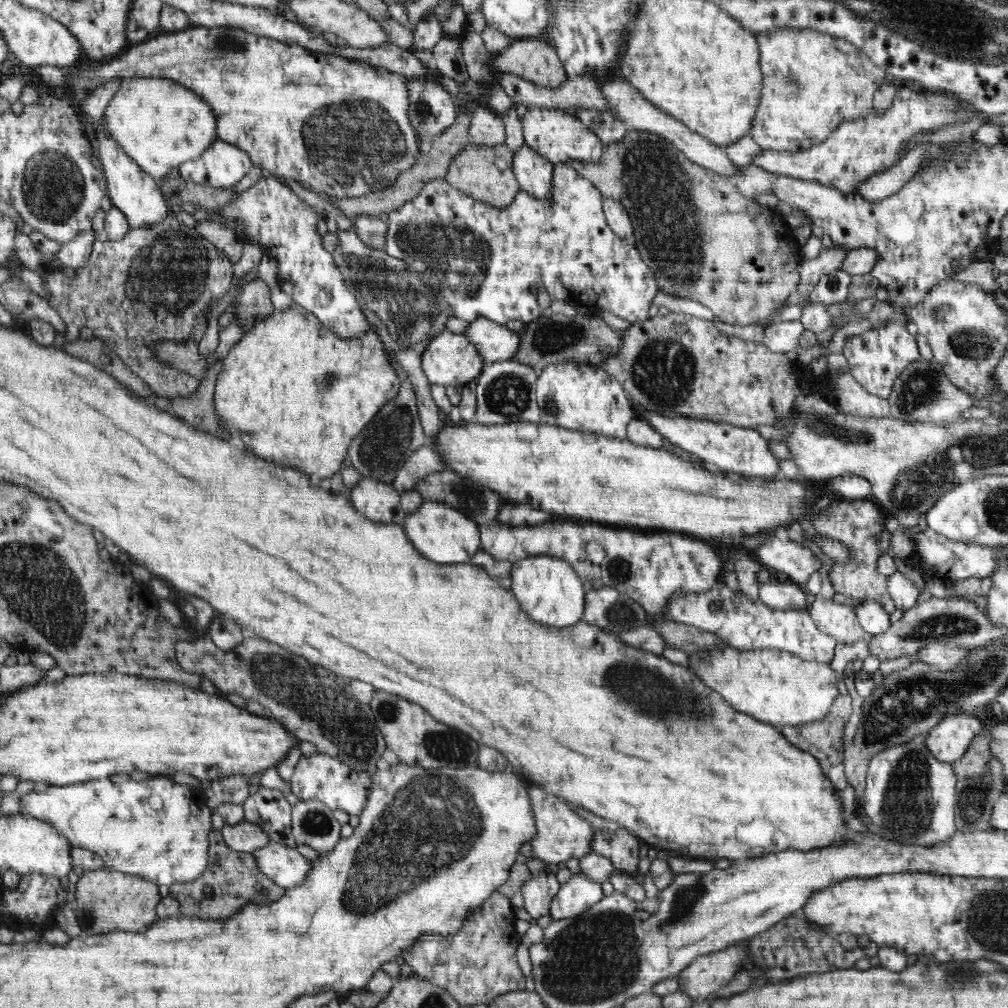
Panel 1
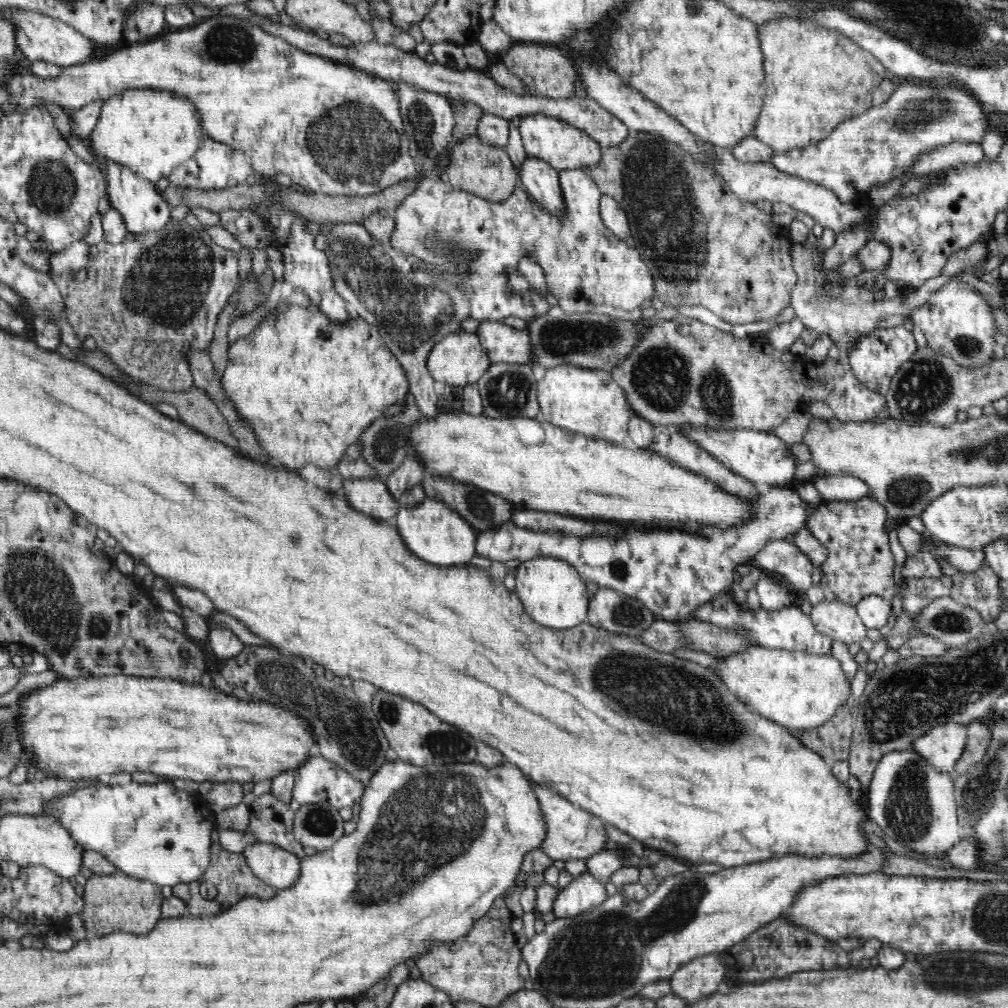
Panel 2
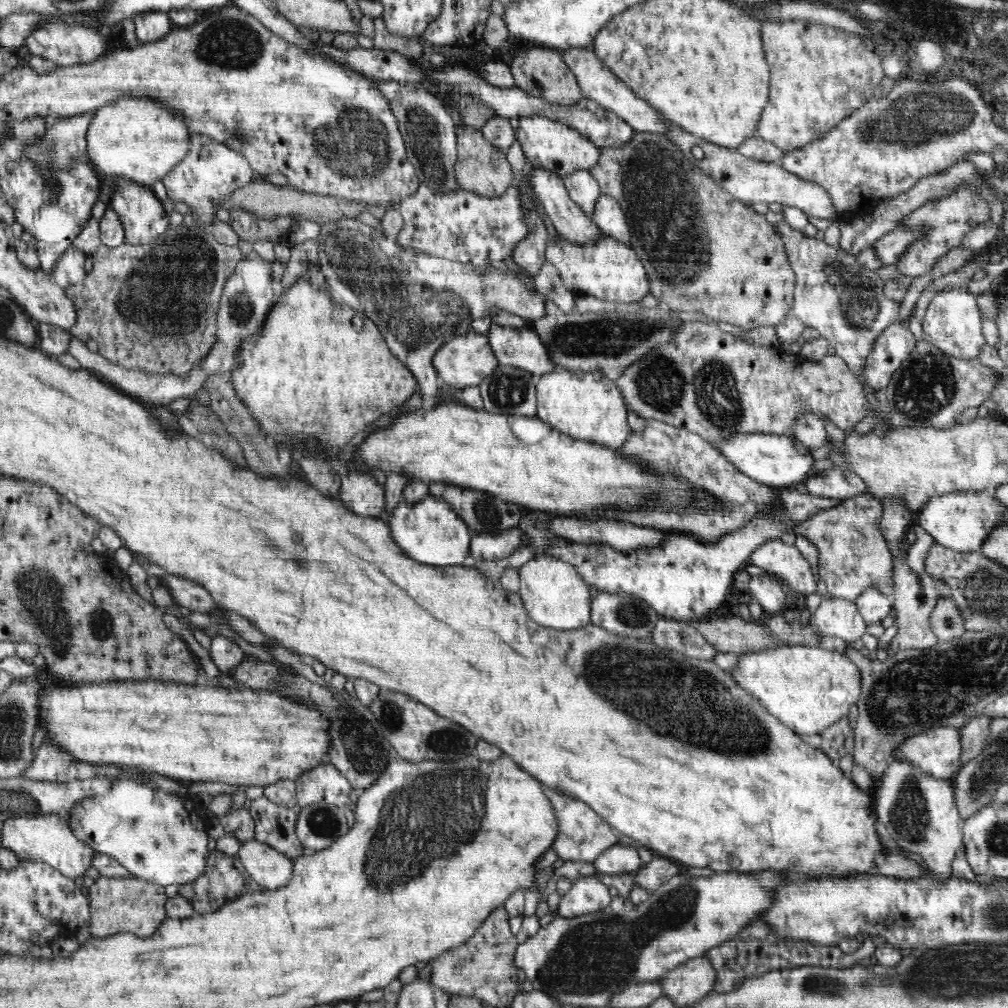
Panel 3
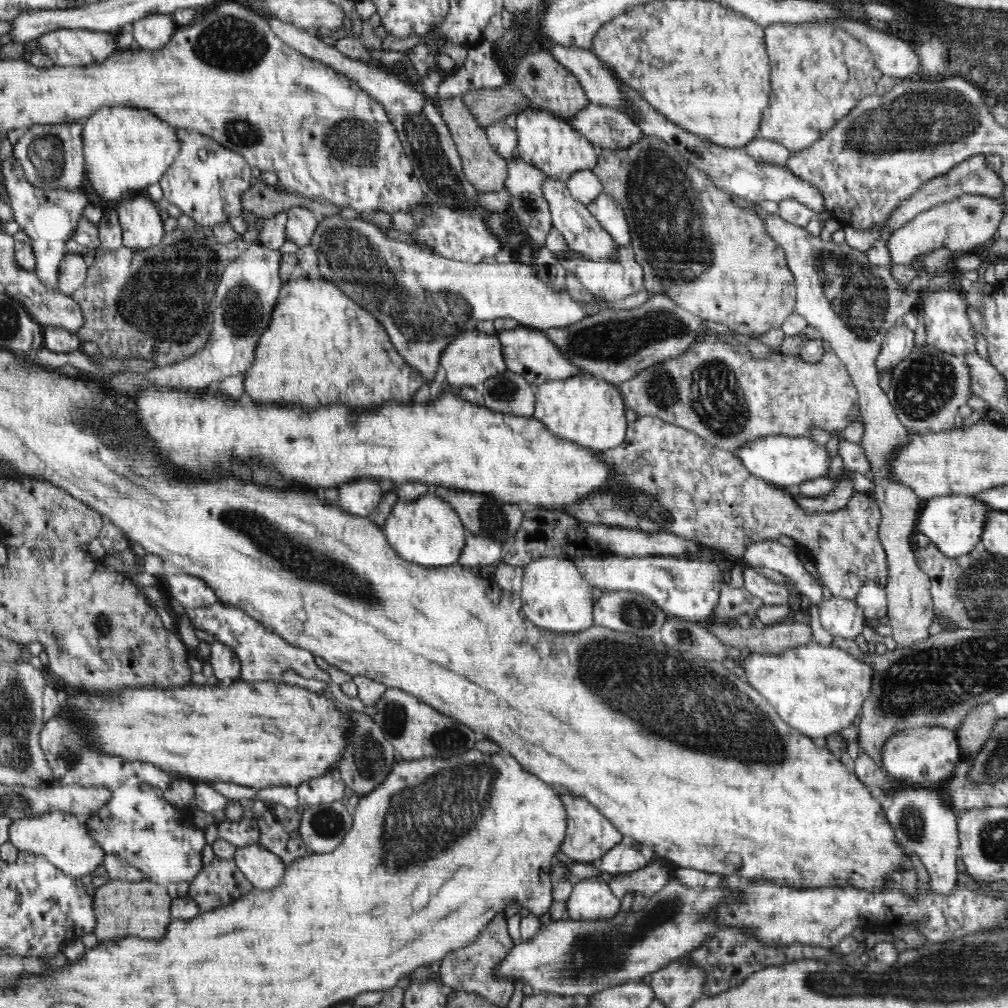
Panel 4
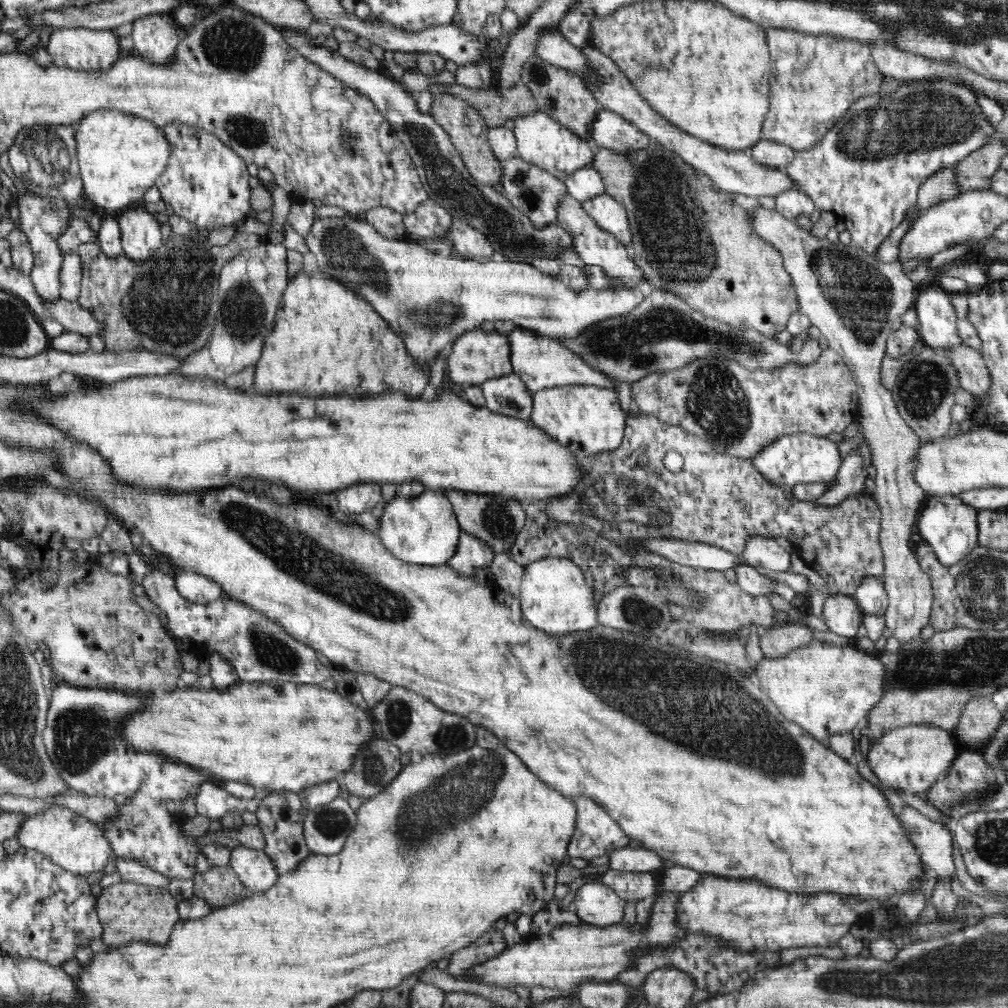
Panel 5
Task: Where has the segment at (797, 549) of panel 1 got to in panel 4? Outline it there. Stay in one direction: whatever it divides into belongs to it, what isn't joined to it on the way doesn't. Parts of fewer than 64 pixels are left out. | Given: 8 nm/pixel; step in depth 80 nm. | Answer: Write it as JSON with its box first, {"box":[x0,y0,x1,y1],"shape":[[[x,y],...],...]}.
{"box":[743,539,824,606],"shape":[[[778,539],[754,541],[748,544],[743,554],[750,567],[766,567],[786,577],[812,604],[818,606],[824,599],[822,587],[804,567],[798,553],[781,544]]]}

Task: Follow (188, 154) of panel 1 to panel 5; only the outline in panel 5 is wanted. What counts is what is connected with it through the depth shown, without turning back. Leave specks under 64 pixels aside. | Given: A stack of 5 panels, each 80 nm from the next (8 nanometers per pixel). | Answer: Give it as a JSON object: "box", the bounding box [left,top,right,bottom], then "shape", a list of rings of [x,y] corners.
{"box":[74,109,170,215],"shape":[[[100,109],[91,112],[76,124],[74,137],[84,198],[92,209],[100,208],[110,215],[118,215],[135,202],[141,202],[146,190],[154,186],[156,178],[164,172],[170,158],[170,143],[160,127],[138,115],[122,111]]]}

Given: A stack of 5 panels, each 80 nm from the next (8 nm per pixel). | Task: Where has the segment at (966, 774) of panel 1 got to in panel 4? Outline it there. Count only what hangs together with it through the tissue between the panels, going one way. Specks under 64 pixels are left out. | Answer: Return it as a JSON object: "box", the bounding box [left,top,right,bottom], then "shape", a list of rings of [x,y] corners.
{"box":[956,702,998,758],"shape":[[[984,702],[974,706],[956,730],[963,758],[973,757],[990,738],[995,722],[998,721],[993,705]]]}

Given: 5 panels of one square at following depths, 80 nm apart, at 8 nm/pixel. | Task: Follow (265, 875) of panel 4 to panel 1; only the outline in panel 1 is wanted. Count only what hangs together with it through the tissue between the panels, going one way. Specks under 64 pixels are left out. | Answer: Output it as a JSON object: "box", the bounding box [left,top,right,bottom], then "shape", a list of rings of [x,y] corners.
{"box":[252,841,310,889],"shape":[[[272,841],[252,853],[258,869],[276,885],[286,889],[302,884],[310,872],[310,861],[296,848]]]}

